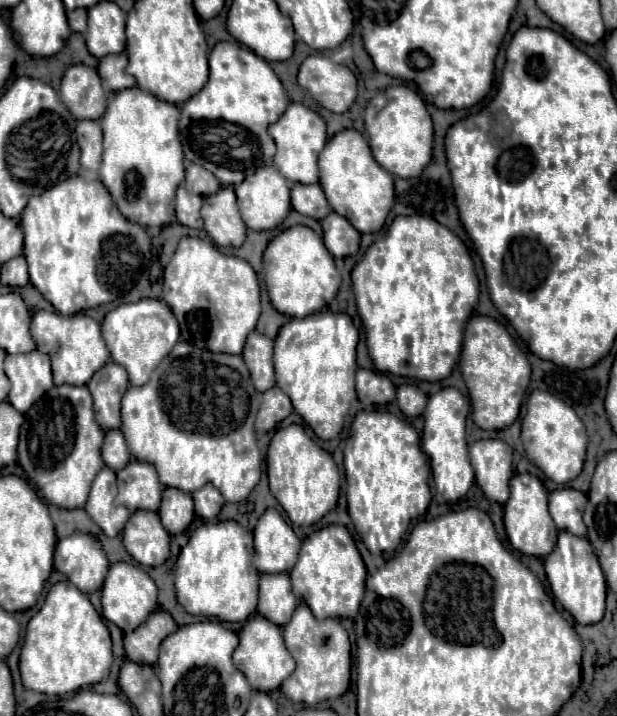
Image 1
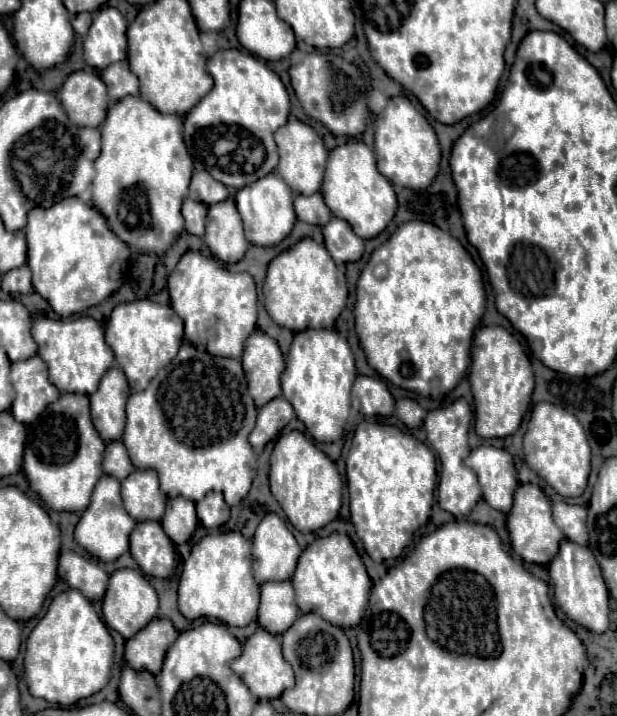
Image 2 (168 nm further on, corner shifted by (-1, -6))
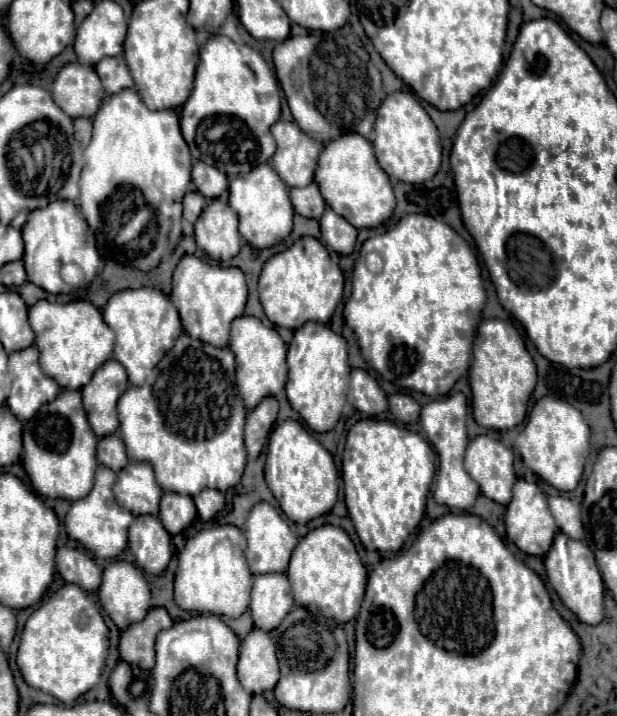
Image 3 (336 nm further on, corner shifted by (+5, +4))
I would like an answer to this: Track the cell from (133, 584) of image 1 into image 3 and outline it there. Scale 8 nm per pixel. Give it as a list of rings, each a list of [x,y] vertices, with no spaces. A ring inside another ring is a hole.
[[[111,562],[103,572],[103,582],[99,586],[99,602],[107,616],[117,624],[119,630],[125,630],[129,624],[141,622],[151,608],[151,590],[143,578],[143,572],[131,562]]]

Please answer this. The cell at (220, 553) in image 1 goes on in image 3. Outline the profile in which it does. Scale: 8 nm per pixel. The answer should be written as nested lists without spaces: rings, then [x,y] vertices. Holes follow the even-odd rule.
[[[213,524],[187,540],[175,572],[175,602],[189,612],[237,618],[249,608],[251,572],[245,560],[245,536],[231,524]]]

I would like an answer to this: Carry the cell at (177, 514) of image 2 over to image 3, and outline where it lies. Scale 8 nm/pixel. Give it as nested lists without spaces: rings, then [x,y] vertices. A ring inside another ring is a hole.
[[[165,492],[161,496],[159,520],[163,522],[169,534],[175,536],[183,532],[195,520],[195,516],[197,516],[197,510],[191,496],[177,496],[175,492]]]

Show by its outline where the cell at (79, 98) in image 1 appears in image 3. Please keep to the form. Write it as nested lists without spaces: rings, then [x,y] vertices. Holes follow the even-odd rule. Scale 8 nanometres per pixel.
[[[65,64],[53,82],[55,104],[71,118],[93,118],[105,92],[93,66]]]

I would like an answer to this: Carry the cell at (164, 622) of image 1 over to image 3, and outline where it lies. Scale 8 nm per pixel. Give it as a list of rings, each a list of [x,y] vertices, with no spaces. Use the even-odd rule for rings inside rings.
[[[151,608],[145,620],[131,624],[125,632],[121,632],[119,654],[121,660],[139,666],[141,670],[151,670],[155,660],[155,638],[161,630],[171,628],[173,618],[165,608]]]

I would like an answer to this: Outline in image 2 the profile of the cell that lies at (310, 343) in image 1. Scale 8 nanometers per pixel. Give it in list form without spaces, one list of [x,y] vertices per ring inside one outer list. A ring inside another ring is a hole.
[[[333,328],[297,332],[289,352],[285,354],[285,370],[281,374],[283,396],[295,408],[297,418],[317,442],[337,442],[343,436],[351,410],[351,386],[357,378],[351,346],[345,336]]]

